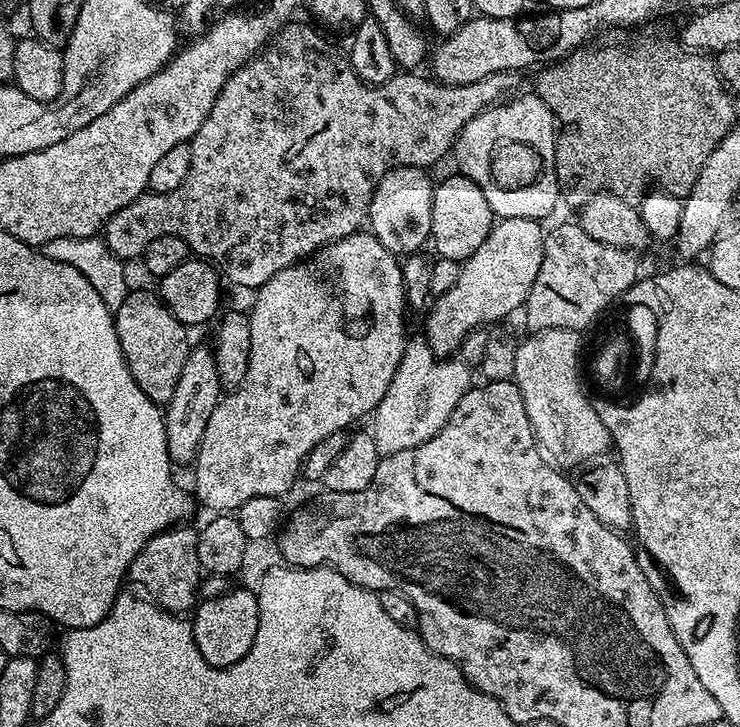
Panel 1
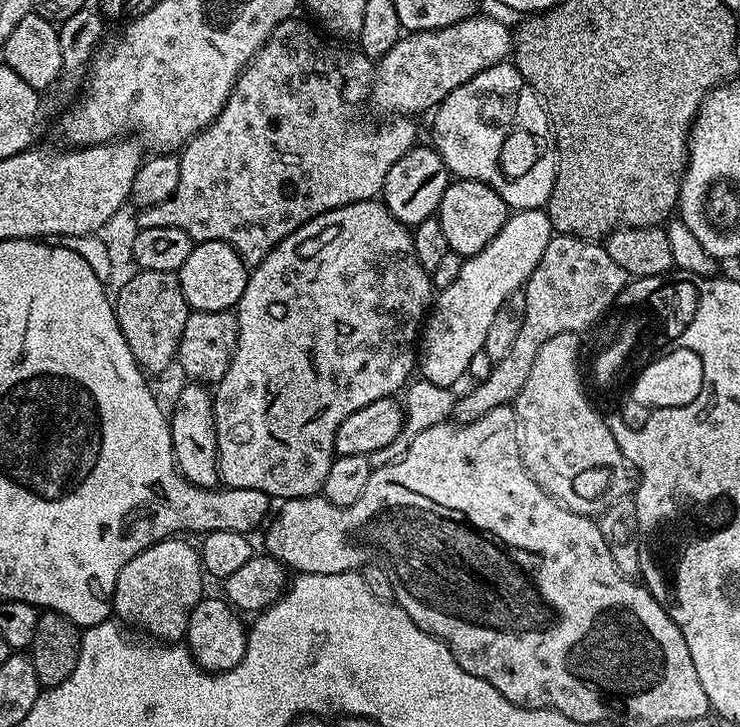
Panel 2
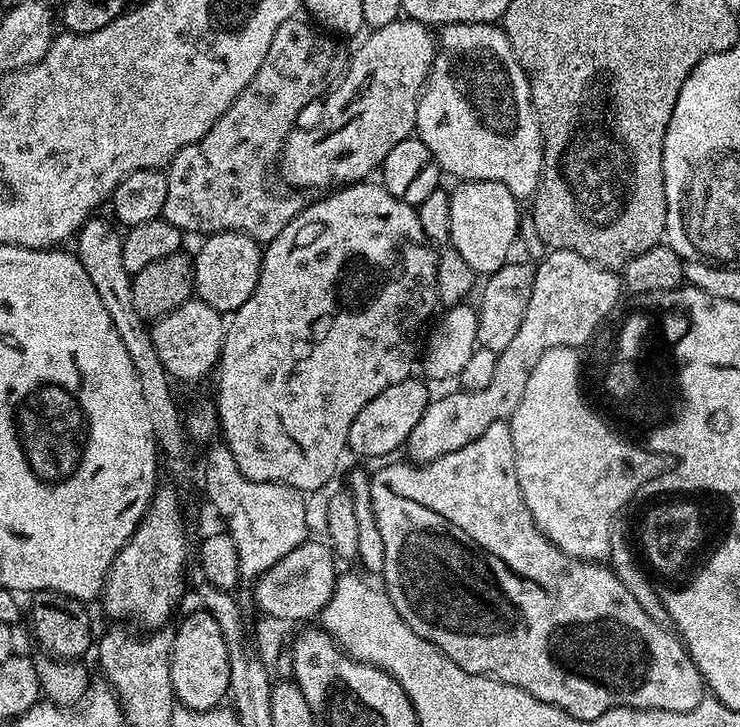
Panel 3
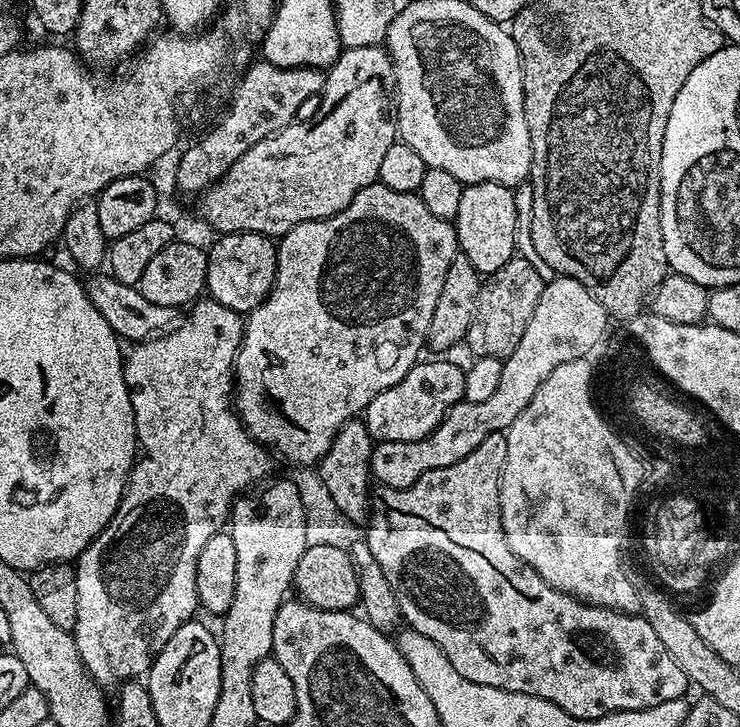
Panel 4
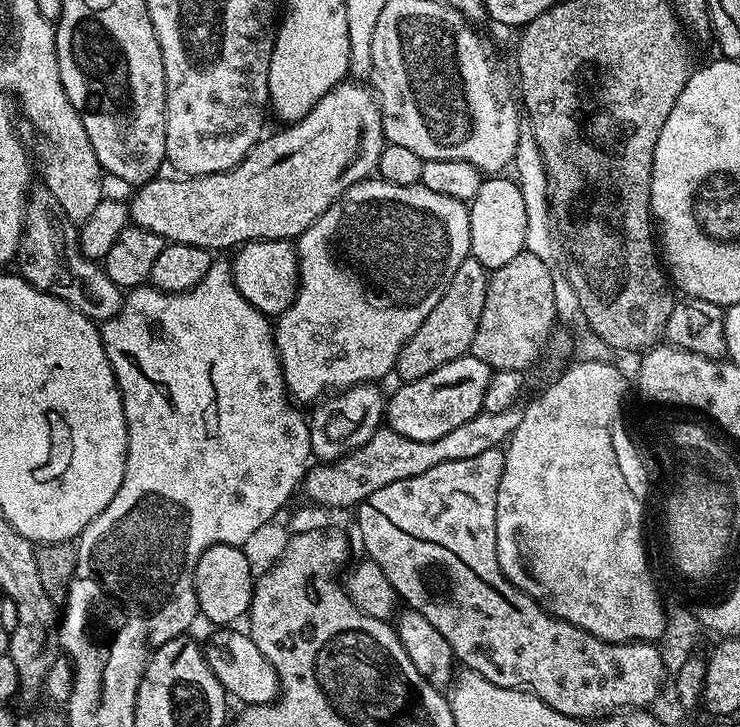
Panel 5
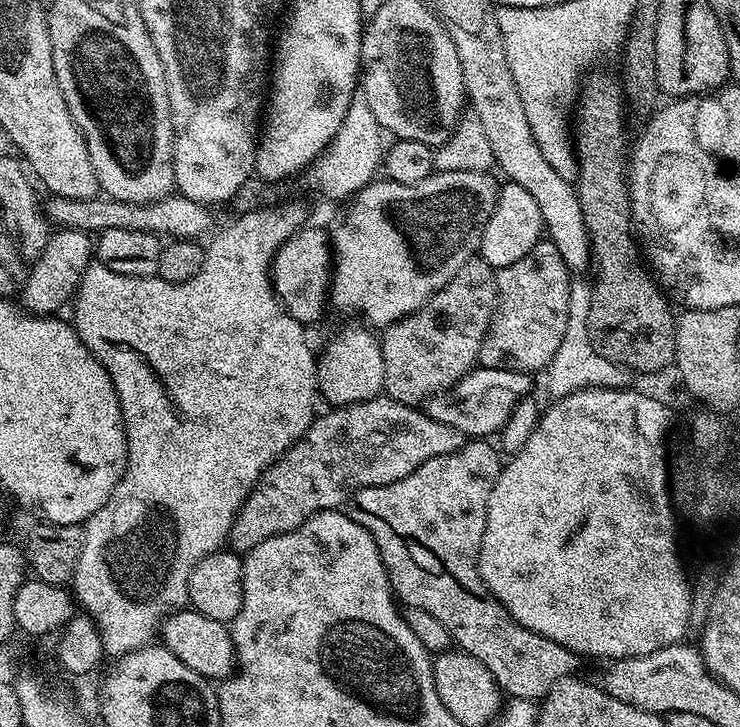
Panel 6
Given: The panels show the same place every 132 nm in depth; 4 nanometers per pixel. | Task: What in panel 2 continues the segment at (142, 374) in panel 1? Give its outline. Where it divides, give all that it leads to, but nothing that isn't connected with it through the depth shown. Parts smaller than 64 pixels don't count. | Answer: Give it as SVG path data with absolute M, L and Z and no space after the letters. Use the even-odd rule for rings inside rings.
M136 270L133 276L120 288L120 293L115 293L114 307L118 326L130 346L130 354L139 362L145 373L164 372L168 367L173 367L176 360L176 351L180 345L182 334L186 330L186 318L190 311L186 298L182 294L180 277L177 273L166 270Z

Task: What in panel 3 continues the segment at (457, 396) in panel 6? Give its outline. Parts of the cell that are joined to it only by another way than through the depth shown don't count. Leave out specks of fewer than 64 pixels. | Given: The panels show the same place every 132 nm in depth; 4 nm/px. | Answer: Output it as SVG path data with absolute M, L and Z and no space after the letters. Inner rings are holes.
M409 378L382 390L378 398L370 398L370 402L358 410L358 418L350 422L350 452L356 456L388 456L395 448L403 449L407 445L410 430L418 426L418 418L422 418L430 399L429 385L423 379L416 379Z

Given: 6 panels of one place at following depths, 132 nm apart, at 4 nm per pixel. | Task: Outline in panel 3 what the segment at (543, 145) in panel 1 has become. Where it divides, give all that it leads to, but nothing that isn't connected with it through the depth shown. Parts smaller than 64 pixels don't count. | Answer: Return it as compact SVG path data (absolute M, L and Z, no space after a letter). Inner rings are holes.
M445 24L438 32L438 51L432 63L432 72L428 75L428 82L423 92L420 93L418 102L418 114L416 115L415 135L430 150L430 154L439 162L441 173L457 176L457 181L465 180L489 180L490 182L502 182L506 190L510 190L518 198L528 198L536 191L540 184L540 176L544 172L544 143L540 127L536 121L536 112L532 108L532 95L526 74L514 54L514 50L508 41L508 35L503 27L496 24Z

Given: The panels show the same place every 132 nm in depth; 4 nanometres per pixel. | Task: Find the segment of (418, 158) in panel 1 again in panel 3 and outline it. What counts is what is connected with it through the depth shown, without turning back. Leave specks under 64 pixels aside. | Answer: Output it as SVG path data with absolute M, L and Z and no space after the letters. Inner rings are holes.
M293 18L278 26L270 50L266 50L266 58L262 58L262 66L258 66L258 74L250 78L246 90L234 98L226 114L222 114L222 118L218 118L218 122L198 138L198 142L178 150L172 163L167 165L168 185L162 218L178 226L181 232L201 232L204 238L214 232L241 232L258 242L267 242L278 238L278 234L282 234L288 223L305 208L306 200L300 197L303 195L299 191L275 192L268 175L273 174L277 167L280 151L284 149L288 135L297 127L296 119L303 114L304 107L316 99L317 103L339 81L348 67L350 52L340 45L343 43L339 39L325 34L307 19L300 19Z

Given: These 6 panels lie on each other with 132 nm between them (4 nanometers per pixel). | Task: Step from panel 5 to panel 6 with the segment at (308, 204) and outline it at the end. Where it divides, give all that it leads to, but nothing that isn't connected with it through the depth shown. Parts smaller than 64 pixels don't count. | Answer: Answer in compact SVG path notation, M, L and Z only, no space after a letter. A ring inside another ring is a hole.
M179 194L163 196L149 204L131 204L125 200L93 198L91 200L71 200L52 196L46 204L46 215L57 229L73 228L79 232L99 234L107 228L118 230L142 230L155 232L161 238L200 238L212 224L212 216L207 207Z

